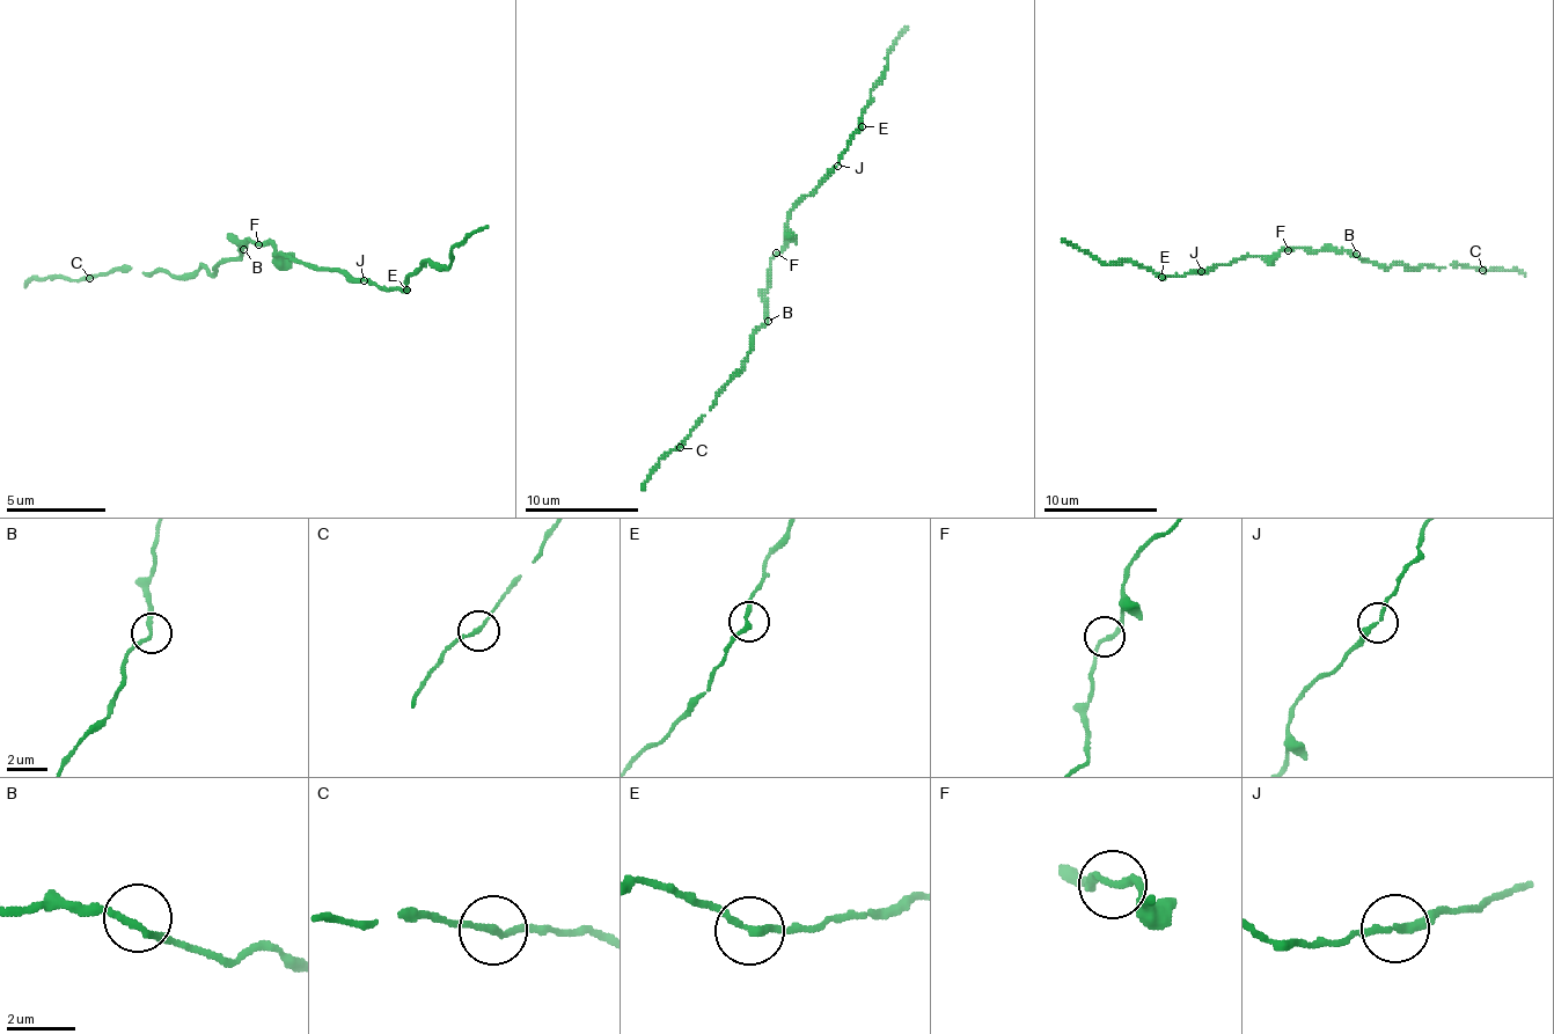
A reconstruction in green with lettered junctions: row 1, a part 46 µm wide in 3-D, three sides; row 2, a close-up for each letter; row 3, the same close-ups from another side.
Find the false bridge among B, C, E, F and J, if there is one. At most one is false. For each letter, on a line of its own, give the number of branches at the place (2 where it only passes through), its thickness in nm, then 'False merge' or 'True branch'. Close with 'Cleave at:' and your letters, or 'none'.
B: Branches: 2. Thickness 200 nm. True branch
C: Branches: 2. Thickness 170 nm. True branch
E: Branches: 2. Thickness 200 nm. True branch
F: Branches: 2. Thickness 200 nm. True branch
J: Branches: 2. Thickness 220 nm. True branch
Cleave at: none

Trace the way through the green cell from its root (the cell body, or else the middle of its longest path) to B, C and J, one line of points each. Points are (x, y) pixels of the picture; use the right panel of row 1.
B: (1290, 250), (1307, 248), (1356, 254)
C: (1290, 250), (1350, 250), (1368, 262), (1387, 268), (1465, 264), (1482, 270)
J: (1290, 250), (1270, 256), (1241, 256), (1228, 264), (1214, 264), (1202, 270)

